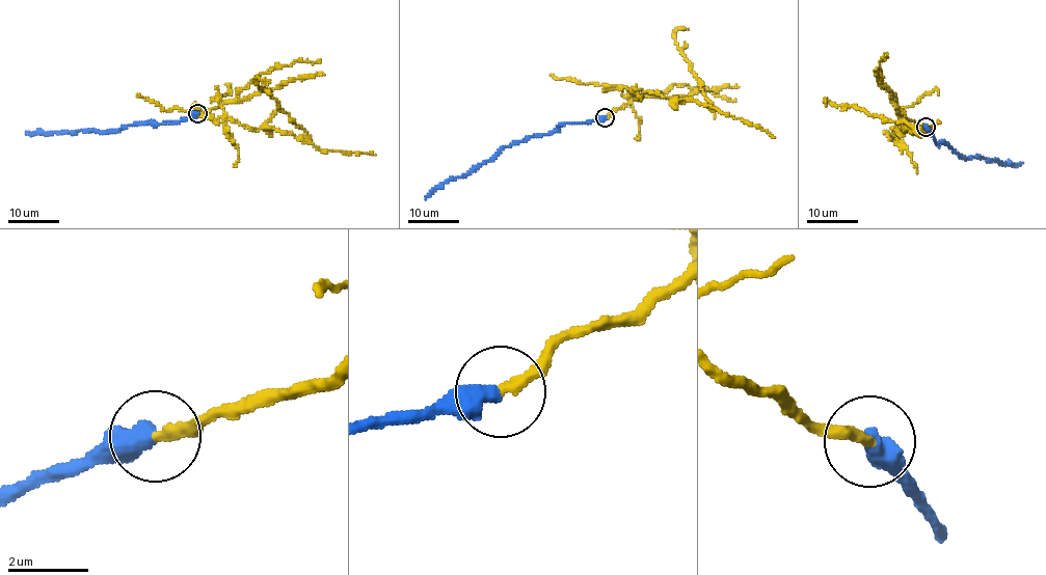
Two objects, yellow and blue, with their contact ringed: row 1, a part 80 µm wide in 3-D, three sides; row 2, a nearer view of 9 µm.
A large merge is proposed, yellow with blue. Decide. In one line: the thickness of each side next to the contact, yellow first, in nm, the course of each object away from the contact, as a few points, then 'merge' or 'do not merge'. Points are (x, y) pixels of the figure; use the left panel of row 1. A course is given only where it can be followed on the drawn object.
280/550 nm | yellow via (197, 113), (220, 107), (220, 101), (225, 117), (244, 126), (305, 136), (256, 80), (258, 77), (269, 83) | blue via (197, 113), (176, 121), (124, 126), (117, 130), (29, 134), (25, 131) | do not merge

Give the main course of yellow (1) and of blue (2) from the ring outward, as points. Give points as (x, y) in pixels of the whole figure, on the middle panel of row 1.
1: (605, 118), (634, 99), (629, 96), (635, 89), (711, 108), (674, 38), (673, 31), (687, 29)
2: (605, 118), (560, 124), (548, 133), (528, 136), (503, 146), (488, 160), (461, 176), (440, 183), (425, 198)

